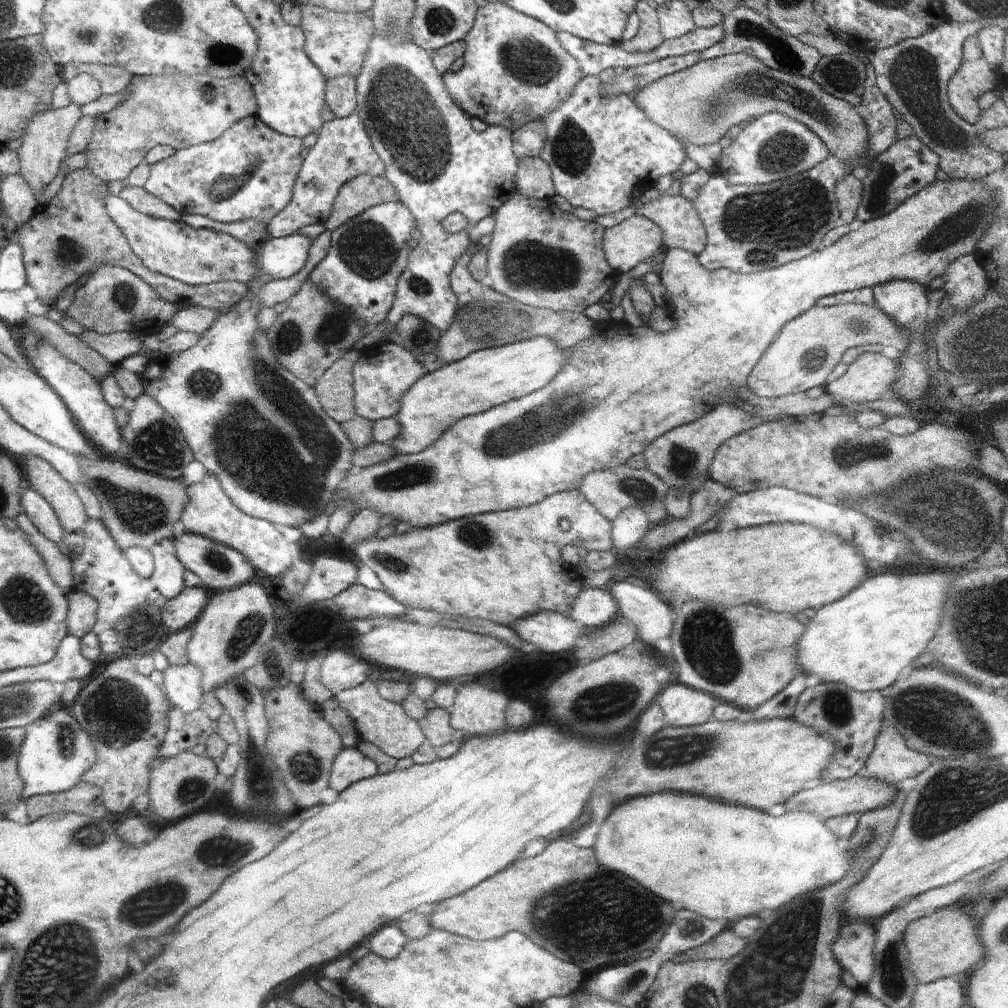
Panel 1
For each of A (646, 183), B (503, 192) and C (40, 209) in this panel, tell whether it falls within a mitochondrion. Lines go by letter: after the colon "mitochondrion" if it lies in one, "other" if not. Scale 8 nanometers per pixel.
A: other
B: other
C: other

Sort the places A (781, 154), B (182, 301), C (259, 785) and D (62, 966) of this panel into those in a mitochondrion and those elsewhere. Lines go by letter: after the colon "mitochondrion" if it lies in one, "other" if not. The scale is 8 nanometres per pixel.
A: mitochondrion
B: other
C: mitochondrion
D: mitochondrion

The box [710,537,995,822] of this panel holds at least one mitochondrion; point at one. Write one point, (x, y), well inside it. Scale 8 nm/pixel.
(836, 706)

